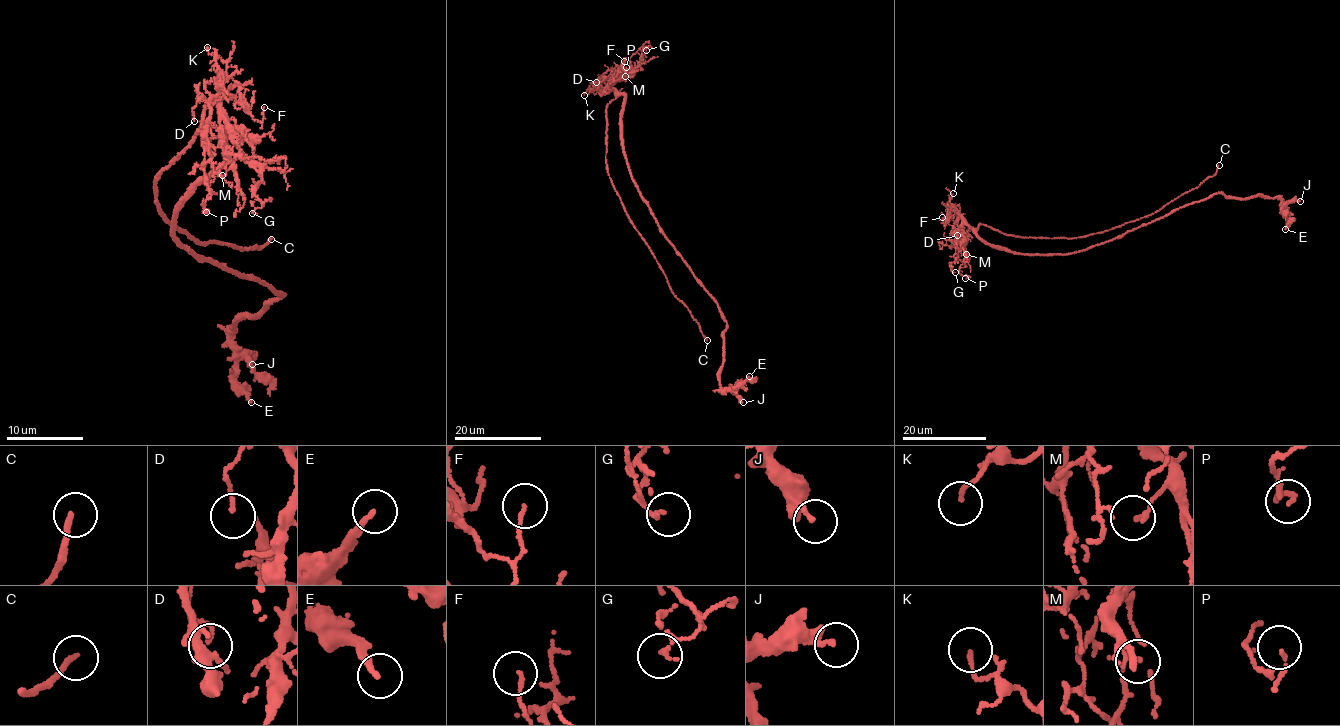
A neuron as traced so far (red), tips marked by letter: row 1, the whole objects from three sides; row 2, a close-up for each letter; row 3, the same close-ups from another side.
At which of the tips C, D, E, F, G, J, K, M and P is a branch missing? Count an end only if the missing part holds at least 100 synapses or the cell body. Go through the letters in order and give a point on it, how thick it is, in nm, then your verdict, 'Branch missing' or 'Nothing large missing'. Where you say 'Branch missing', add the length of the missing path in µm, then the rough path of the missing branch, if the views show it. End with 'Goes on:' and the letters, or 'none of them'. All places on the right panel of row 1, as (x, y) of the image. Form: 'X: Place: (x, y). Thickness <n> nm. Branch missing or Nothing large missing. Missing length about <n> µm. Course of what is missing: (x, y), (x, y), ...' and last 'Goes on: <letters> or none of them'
C: Place: (1219, 165). Thickness 190 nm. Branch missing. Missing length about 40 µm. Course of what is missing: (1219, 165), (1226, 159), (1239, 160), (1298, 177), (1334, 206)
D: Place: (957, 235). Thickness 110 nm. Nothing large missing
E: Place: (1285, 229). Thickness 190 nm. Nothing large missing
F: Place: (942, 217). Thickness 120 nm. Nothing large missing
G: Place: (955, 272). Thickness 80 nm. Nothing large missing
J: Place: (1300, 201). Thickness 140 nm. Nothing large missing
K: Place: (953, 193). Thickness 110 nm. Nothing large missing
M: Place: (966, 254). Thickness 140 nm. Nothing large missing
P: Place: (965, 278). Thickness 110 nm. Nothing large missing
Goes on: C

